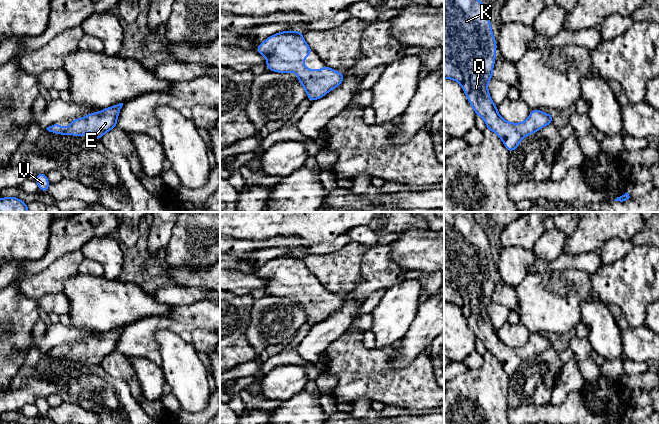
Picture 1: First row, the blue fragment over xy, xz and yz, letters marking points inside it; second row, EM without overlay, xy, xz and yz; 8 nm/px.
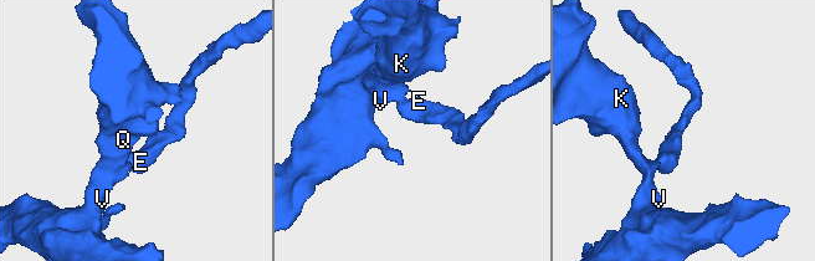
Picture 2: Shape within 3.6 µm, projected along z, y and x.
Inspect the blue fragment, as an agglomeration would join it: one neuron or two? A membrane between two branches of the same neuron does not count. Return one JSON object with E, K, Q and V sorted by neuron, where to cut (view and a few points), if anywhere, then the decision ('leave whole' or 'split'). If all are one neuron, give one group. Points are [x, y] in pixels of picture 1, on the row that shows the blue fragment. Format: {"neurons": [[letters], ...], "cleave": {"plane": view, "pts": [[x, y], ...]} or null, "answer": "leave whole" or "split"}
{"neurons": [["E", "K", "Q", "V"]], "cleave": null, "answer": "leave whole"}

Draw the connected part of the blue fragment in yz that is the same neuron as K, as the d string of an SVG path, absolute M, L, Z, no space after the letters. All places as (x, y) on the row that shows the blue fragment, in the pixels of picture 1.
M444 0L444 78L460 83L474 112L494 131L509 153L524 136L553 123L553 113L533 109L523 123L510 123L497 112L487 84L493 79L497 44L490 18L479 0Z

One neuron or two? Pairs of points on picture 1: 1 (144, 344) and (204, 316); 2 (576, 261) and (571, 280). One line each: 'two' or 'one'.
1: one
2: two

